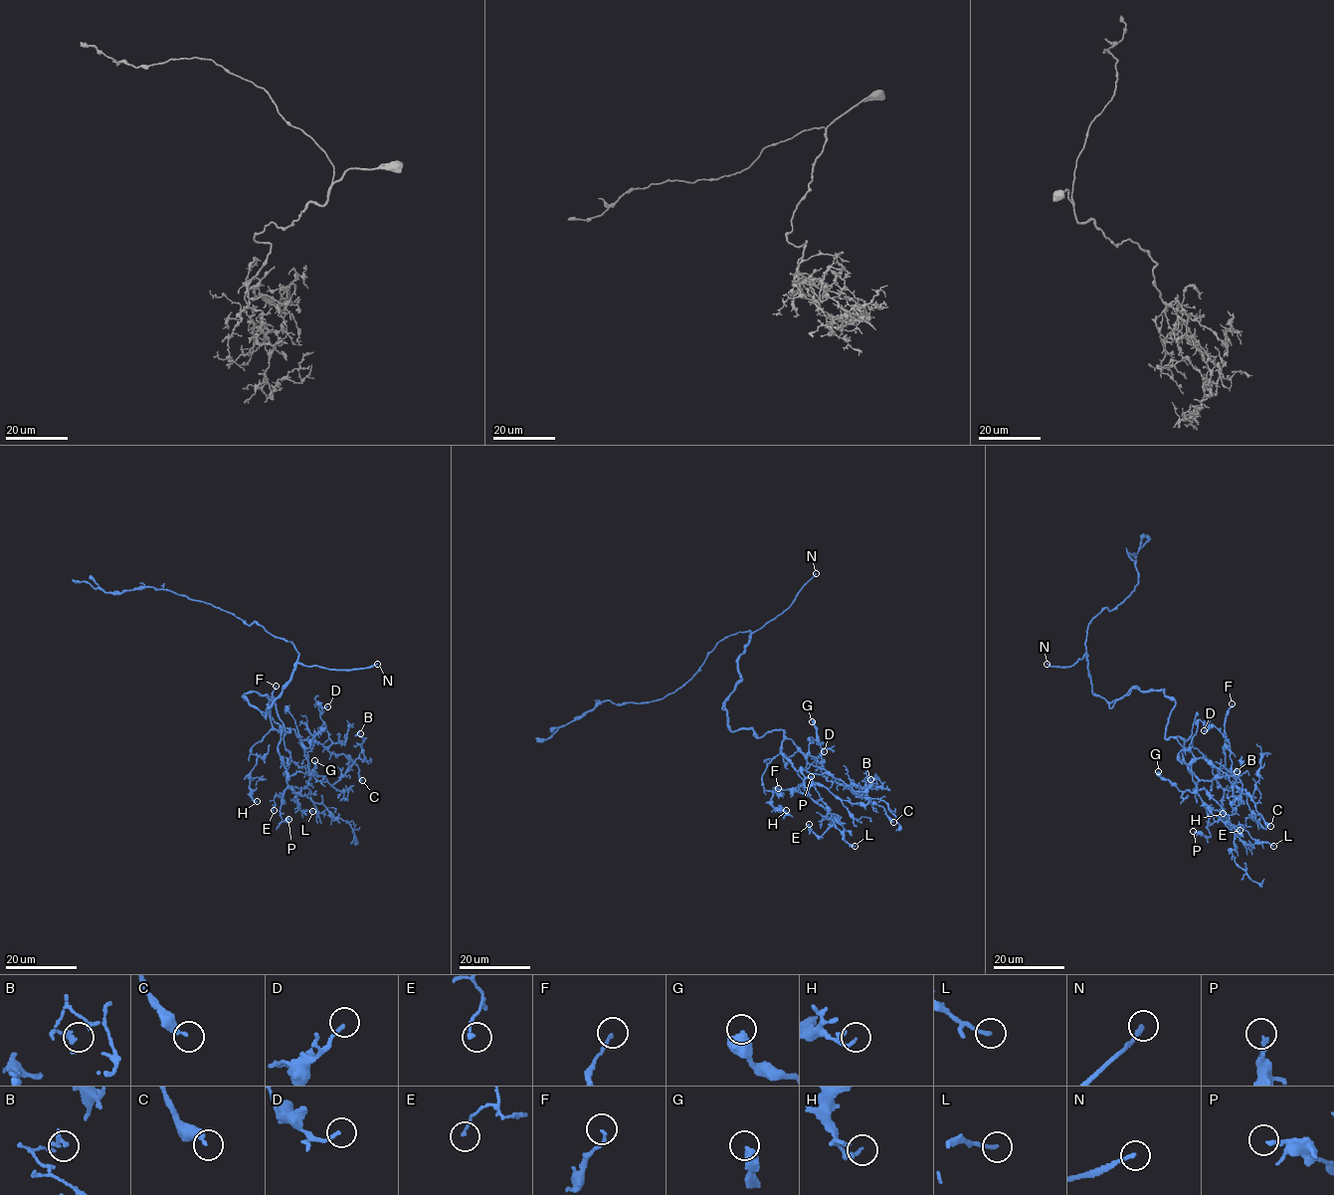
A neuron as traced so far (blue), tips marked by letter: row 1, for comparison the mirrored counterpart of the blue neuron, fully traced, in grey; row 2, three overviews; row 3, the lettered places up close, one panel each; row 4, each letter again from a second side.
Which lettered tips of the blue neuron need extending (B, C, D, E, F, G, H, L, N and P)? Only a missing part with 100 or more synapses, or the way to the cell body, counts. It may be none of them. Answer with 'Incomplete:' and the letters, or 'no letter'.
Incomplete: N

